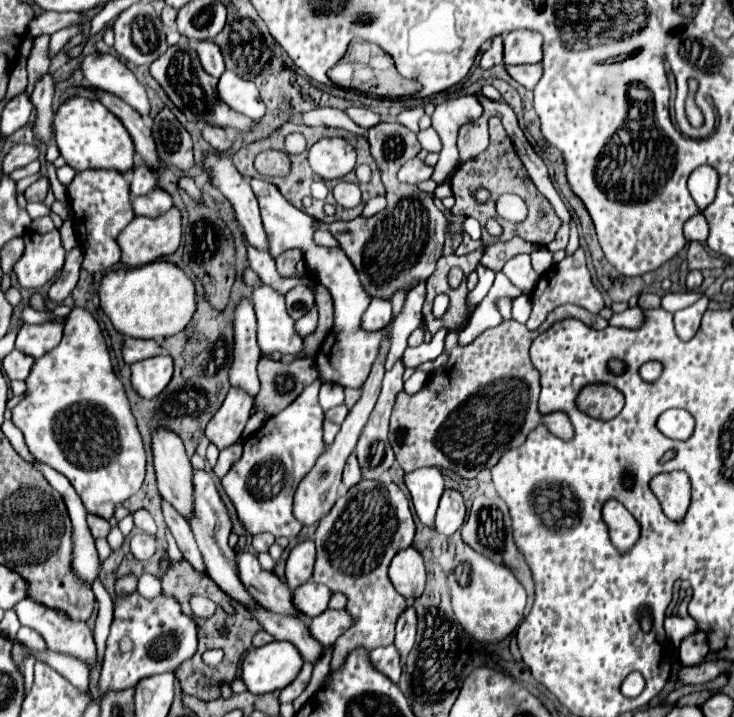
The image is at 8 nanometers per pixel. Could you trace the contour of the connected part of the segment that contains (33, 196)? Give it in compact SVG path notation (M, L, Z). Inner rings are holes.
M39 178L37 182L33 182L27 190L25 190L25 198L29 202L43 202L45 196L49 192L49 178Z

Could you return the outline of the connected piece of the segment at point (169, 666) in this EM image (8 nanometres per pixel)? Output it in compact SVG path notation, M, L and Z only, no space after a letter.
M139 592L129 596L115 596L113 602L113 622L105 648L105 662L101 670L101 688L131 688L139 680L163 672L175 672L185 660L189 660L197 652L197 624L191 616L181 610L179 600L173 596L159 594L153 600L143 598Z

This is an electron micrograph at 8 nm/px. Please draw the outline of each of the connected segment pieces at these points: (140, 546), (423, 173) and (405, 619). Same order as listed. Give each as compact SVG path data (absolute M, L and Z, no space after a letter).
M137 534L131 538L131 552L137 560L149 560L157 552L155 534Z
M413 158L401 166L397 178L407 184L419 184L423 180L429 180L431 174L433 174L431 166L425 166L425 162L421 162L419 158Z
M407 606L397 620L397 636L395 636L395 644L397 644L397 650L401 652L401 660L405 660L409 650L413 648L415 632L417 632L417 614L413 606Z

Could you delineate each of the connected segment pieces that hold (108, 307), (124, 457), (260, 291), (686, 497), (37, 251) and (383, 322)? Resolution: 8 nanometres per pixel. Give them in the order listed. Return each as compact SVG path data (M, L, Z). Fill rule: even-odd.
M157 260L139 268L107 272L99 284L99 300L101 310L119 334L161 343L165 338L179 334L189 324L195 312L195 284L179 266Z
M73 308L69 312L69 316L65 318L63 340L51 352L35 360L25 384L25 398L11 412L13 424L23 432L29 452L39 462L45 462L47 466L69 478L89 514L109 520L113 516L115 506L125 502L141 488L145 480L147 454L143 448L141 434L137 430L137 422L131 414L123 384L113 372L101 328L89 310Z
M263 284L253 290L251 302L257 314L257 344L263 354L281 352L299 356L303 340L295 332L295 320L285 310L285 300L271 286Z
M685 472L657 474L653 478L653 494L661 502L661 508L667 518L681 520L691 500L691 480Z
M53 230L35 238L25 234L25 254L15 264L15 274L19 284L29 290L41 288L57 270L63 268L65 262L65 248L59 240L59 230Z
M371 300L369 308L361 318L361 328L367 332L377 332L389 324L391 314L391 304L387 300Z

